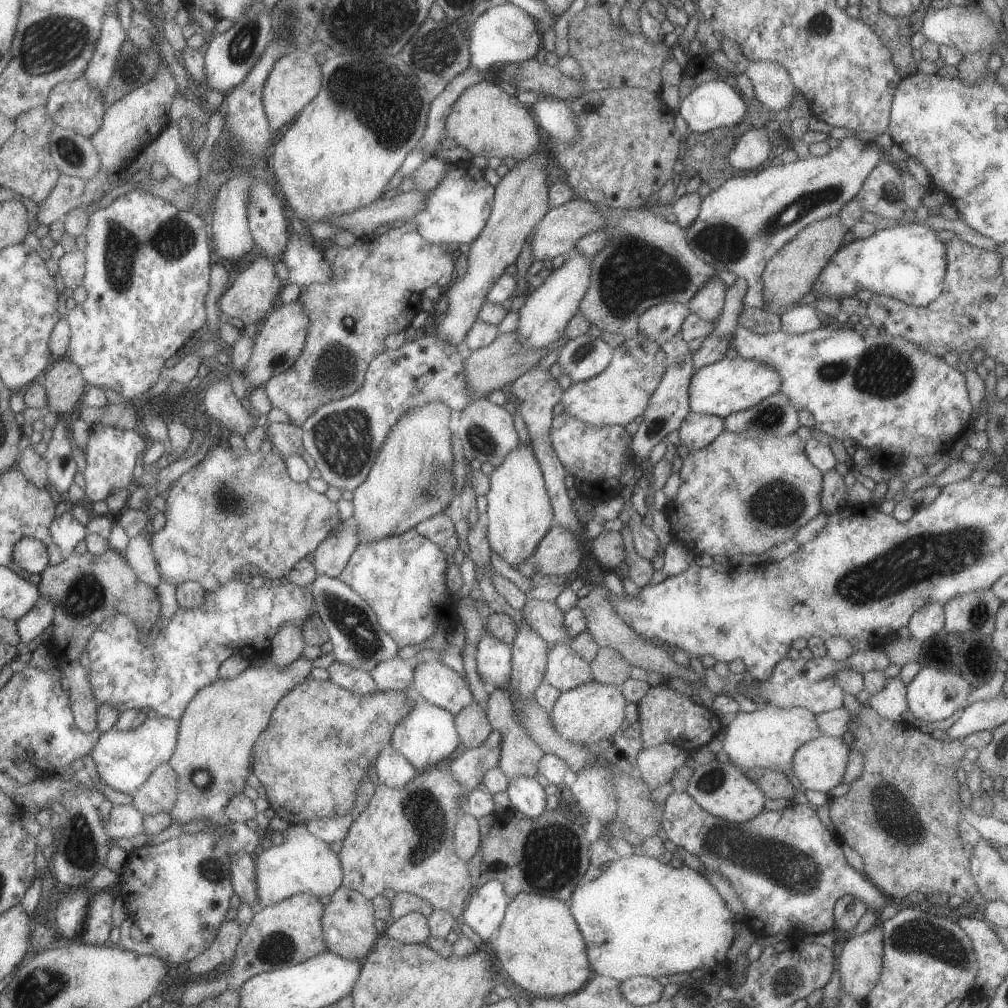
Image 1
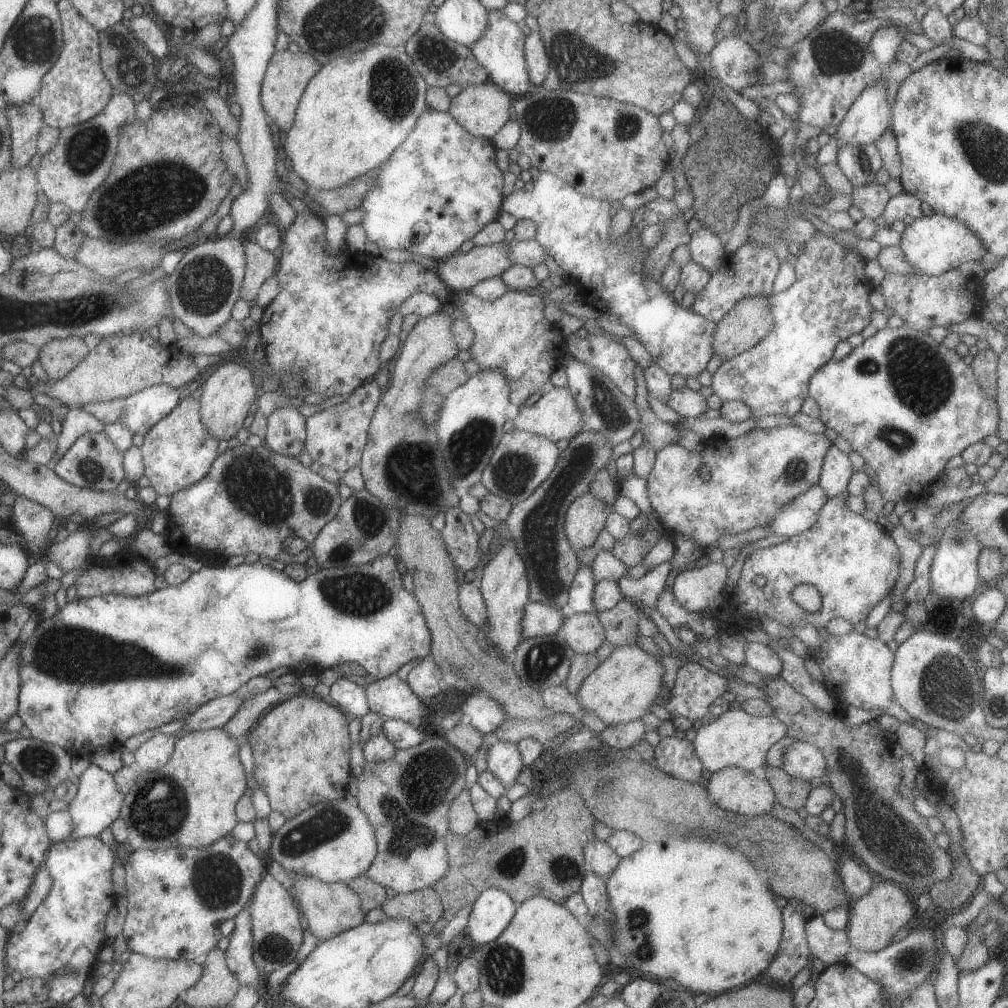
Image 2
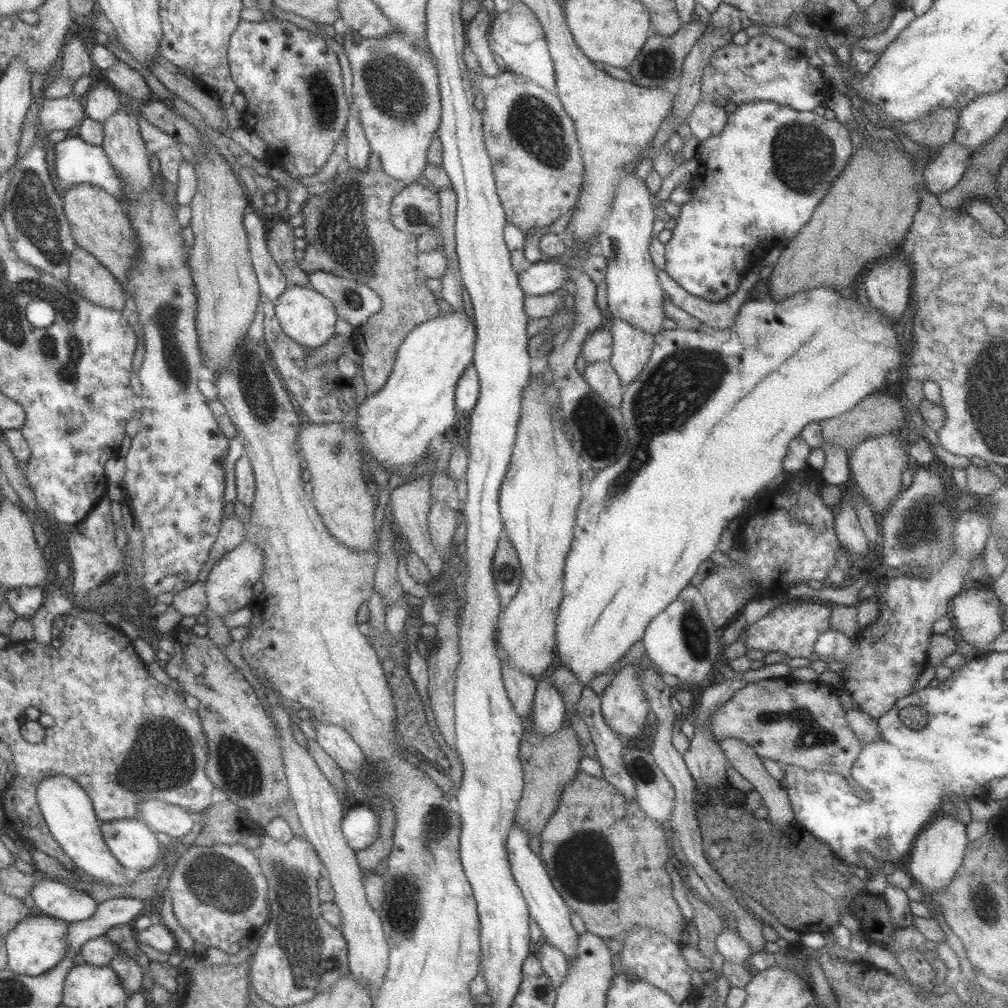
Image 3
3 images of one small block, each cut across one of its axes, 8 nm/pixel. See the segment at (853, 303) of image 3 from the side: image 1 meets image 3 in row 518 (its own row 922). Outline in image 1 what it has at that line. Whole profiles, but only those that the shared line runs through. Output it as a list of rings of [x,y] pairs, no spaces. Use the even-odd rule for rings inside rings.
[[[626,855],[621,856],[610,862],[605,871],[595,879],[587,881],[582,885],[573,889],[571,898],[568,902],[571,916],[575,919],[577,928],[581,933],[583,942],[585,943],[585,952],[589,961],[590,970],[596,972],[597,975],[611,977],[617,982],[623,982],[625,979],[643,975],[646,977],[669,976],[669,974],[685,974],[690,973],[695,968],[713,968],[715,964],[721,964],[725,960],[726,950],[731,945],[735,936],[732,924],[735,922],[735,916],[727,910],[721,896],[715,888],[707,881],[706,873],[698,873],[697,871],[687,867],[687,865],[678,865],[673,859],[660,859],[648,857],[647,855]]]

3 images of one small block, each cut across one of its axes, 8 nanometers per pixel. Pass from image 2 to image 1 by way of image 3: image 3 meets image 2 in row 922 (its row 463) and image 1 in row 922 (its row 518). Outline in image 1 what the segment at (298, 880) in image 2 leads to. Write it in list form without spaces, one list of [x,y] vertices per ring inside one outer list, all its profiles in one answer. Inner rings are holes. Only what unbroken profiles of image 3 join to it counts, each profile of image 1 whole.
[[[340,886],[331,895],[330,902],[324,906],[320,918],[322,936],[327,950],[350,961],[363,961],[374,947],[374,942],[379,935],[373,927],[374,920],[372,902],[357,891]]]

